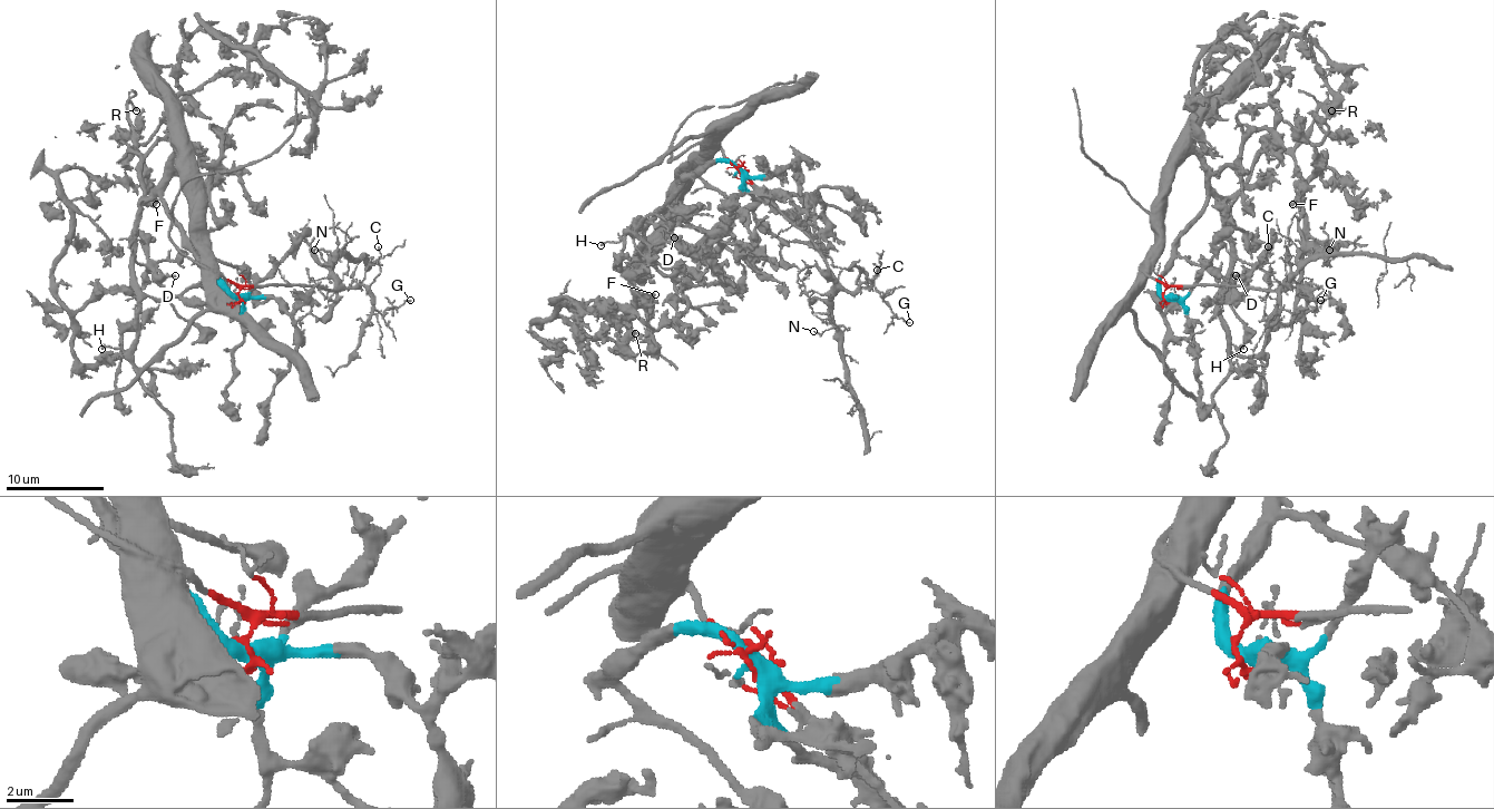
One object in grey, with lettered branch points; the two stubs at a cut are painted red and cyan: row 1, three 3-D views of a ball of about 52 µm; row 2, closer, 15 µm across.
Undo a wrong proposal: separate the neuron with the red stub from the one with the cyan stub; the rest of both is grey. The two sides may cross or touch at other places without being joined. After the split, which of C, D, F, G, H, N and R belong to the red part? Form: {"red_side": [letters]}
{"red_side": ["C", "G", "N"]}

